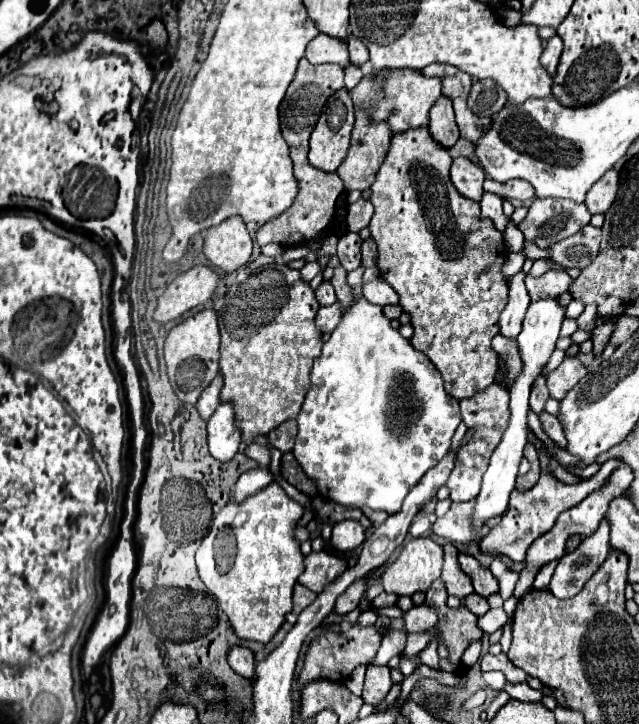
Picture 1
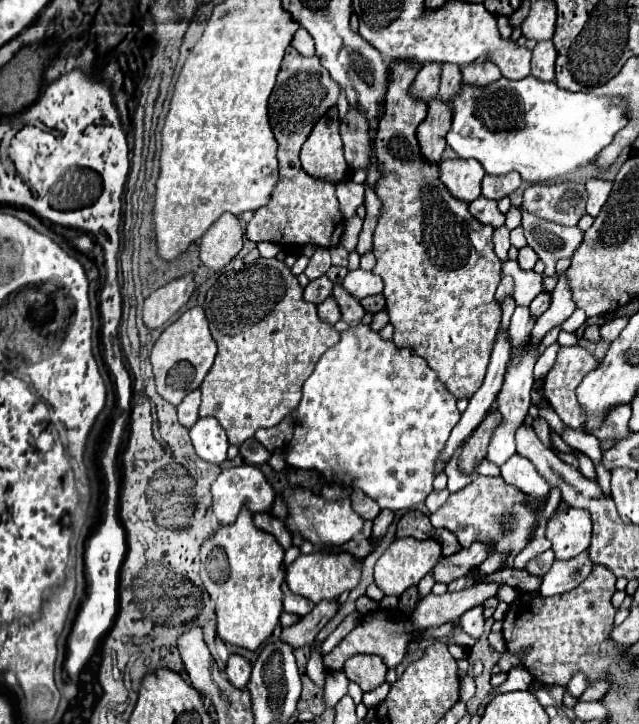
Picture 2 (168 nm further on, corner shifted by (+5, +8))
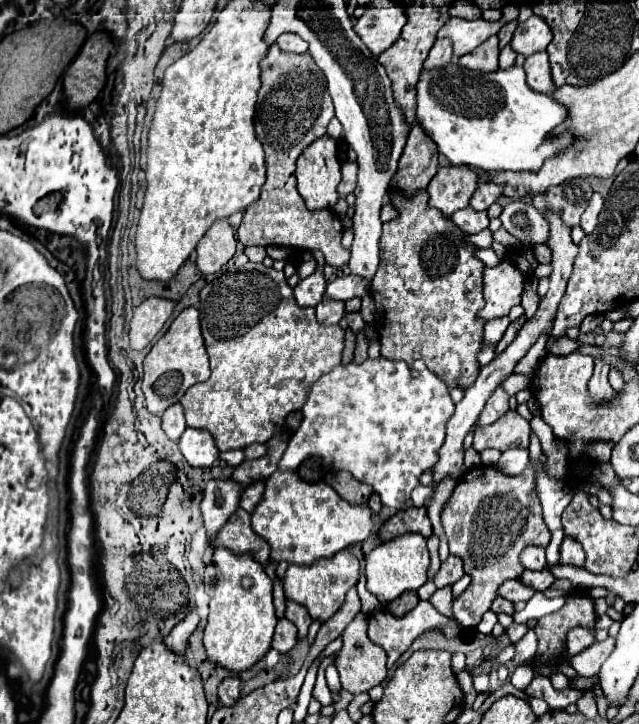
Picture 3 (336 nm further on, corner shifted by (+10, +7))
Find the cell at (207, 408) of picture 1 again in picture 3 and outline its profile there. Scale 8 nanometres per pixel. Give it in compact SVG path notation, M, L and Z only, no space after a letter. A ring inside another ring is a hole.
M174 403L172 407L168 407L162 415L162 429L164 433L172 439L172 441L178 441L180 435L184 433L186 429L186 421L184 421L184 413L182 413L182 405L180 403Z

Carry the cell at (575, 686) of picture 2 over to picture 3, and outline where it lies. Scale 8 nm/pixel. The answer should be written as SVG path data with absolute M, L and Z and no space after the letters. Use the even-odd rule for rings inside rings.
M576 627L568 633L568 655L566 659L578 655L582 649L586 649L594 643L594 633L590 633L588 629L582 629L582 627Z

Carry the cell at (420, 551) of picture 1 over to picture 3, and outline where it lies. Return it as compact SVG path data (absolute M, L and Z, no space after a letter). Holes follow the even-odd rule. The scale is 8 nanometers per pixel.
M408 533L402 537L396 537L392 541L380 543L368 557L366 557L366 579L368 579L368 591L374 593L380 601L392 601L400 597L404 591L418 591L426 583L426 569L430 565L426 539L416 533Z

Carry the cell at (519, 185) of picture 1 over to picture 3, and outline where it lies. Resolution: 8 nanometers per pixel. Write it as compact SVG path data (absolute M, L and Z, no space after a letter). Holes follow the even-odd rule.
M482 179L478 183L478 189L474 191L472 195L472 201L470 201L470 207L472 209L488 209L492 203L496 203L496 199L502 195L502 185L498 183L492 183L488 179Z

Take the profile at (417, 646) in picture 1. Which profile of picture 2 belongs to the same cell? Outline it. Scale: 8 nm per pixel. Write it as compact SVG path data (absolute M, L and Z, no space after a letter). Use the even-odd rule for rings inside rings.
M477 582L469 584L459 592L445 592L441 596L427 594L419 600L415 612L411 614L413 624L419 628L439 626L445 622L457 622L467 608L473 608L475 604L483 604L487 598L497 596L501 584L497 582Z

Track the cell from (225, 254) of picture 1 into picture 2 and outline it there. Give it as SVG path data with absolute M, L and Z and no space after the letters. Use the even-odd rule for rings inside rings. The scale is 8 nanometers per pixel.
M223 214L199 242L199 258L211 270L221 270L243 248L243 230L233 214Z

